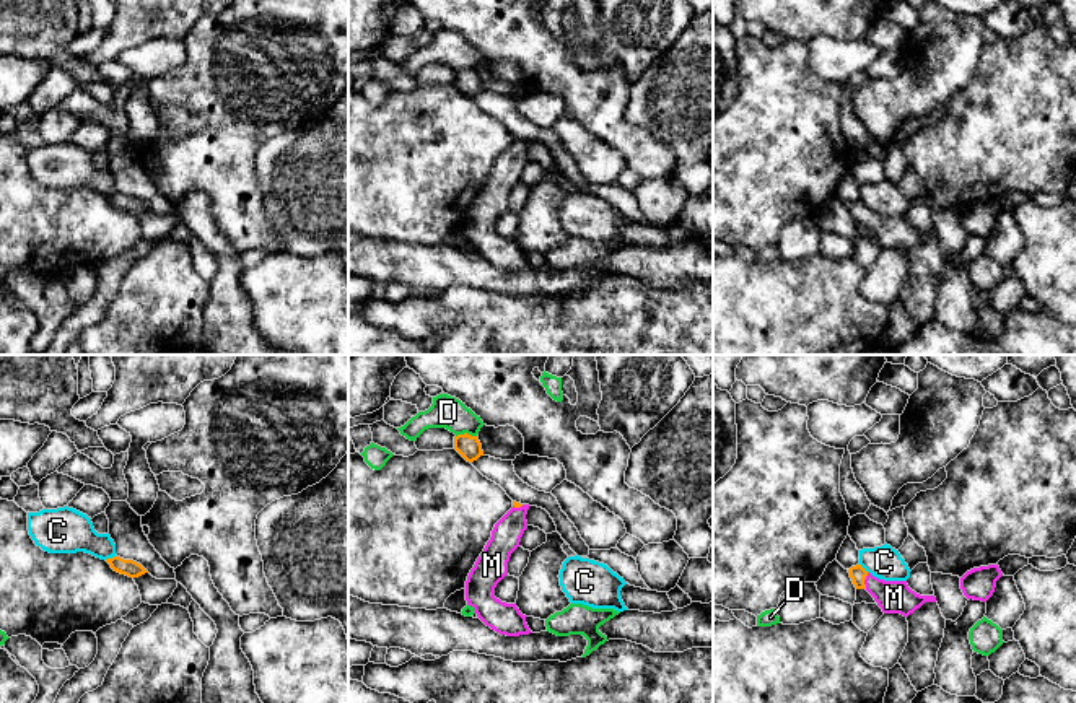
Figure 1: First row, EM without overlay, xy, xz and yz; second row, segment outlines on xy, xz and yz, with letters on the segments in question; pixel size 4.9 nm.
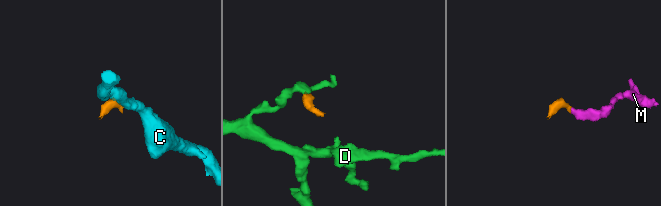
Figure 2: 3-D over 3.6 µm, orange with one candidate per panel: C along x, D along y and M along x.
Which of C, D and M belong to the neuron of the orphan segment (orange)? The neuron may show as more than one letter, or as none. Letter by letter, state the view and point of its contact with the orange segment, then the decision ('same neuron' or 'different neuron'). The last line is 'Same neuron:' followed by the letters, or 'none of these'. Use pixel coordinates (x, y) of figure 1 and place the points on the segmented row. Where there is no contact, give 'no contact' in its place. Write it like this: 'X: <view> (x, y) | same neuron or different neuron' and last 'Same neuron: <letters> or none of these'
C: xy (113, 557) | different neuron
D: xz (466, 433) | different neuron
M: yz (863, 581) | same neuron
Same neuron: M

